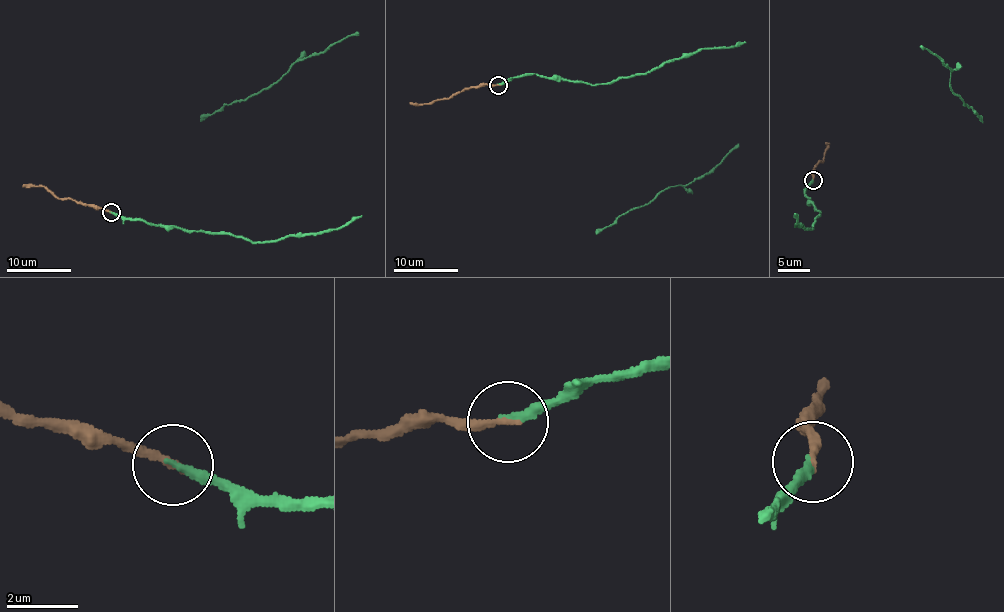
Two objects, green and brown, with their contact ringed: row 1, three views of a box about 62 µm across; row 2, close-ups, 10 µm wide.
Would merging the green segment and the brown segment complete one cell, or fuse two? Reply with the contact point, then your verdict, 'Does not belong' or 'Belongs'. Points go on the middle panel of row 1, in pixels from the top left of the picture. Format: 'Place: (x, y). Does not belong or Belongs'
Place: (498, 85). Belongs

